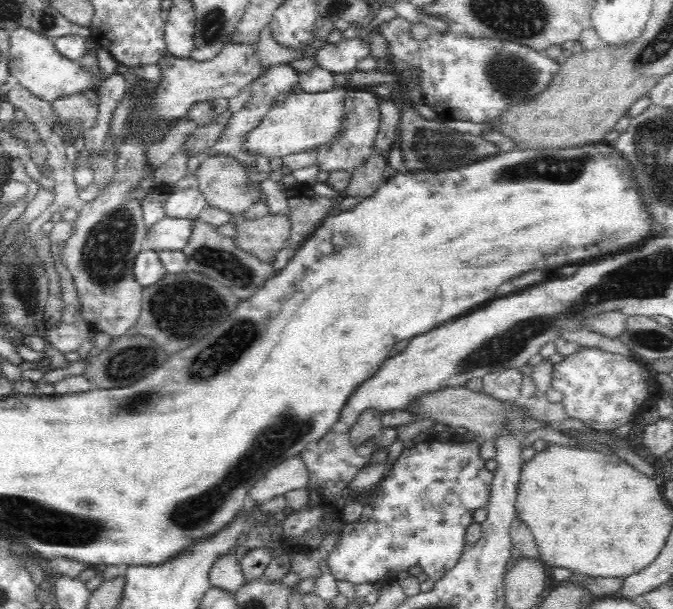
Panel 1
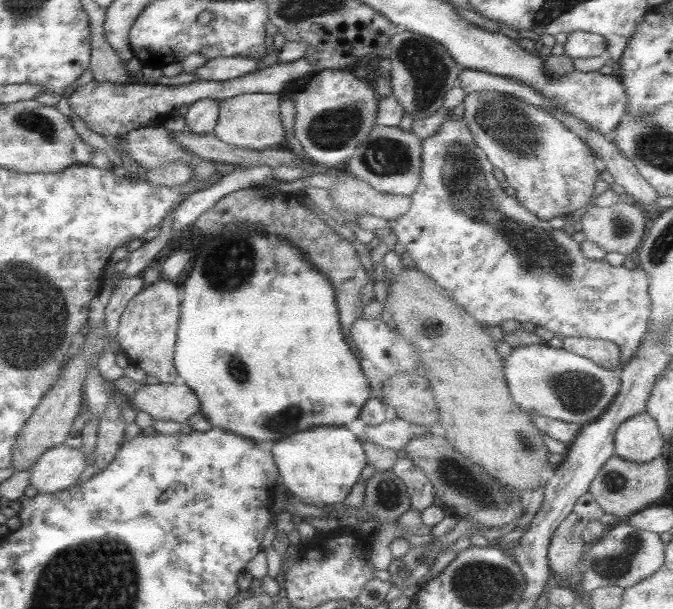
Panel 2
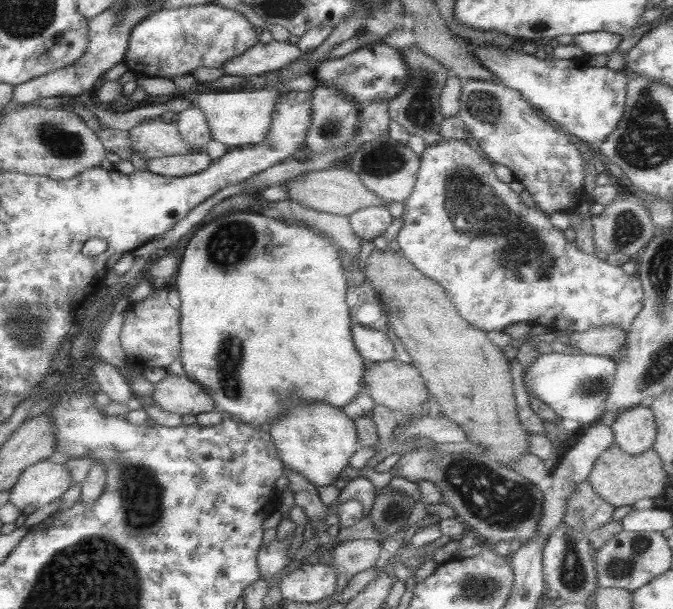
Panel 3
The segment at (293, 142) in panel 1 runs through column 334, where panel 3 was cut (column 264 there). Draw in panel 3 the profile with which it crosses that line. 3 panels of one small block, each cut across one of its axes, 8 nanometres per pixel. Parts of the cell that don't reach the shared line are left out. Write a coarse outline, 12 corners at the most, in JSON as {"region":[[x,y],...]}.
{"region":[[199,89],[211,139],[228,148],[264,140],[278,89]]}

